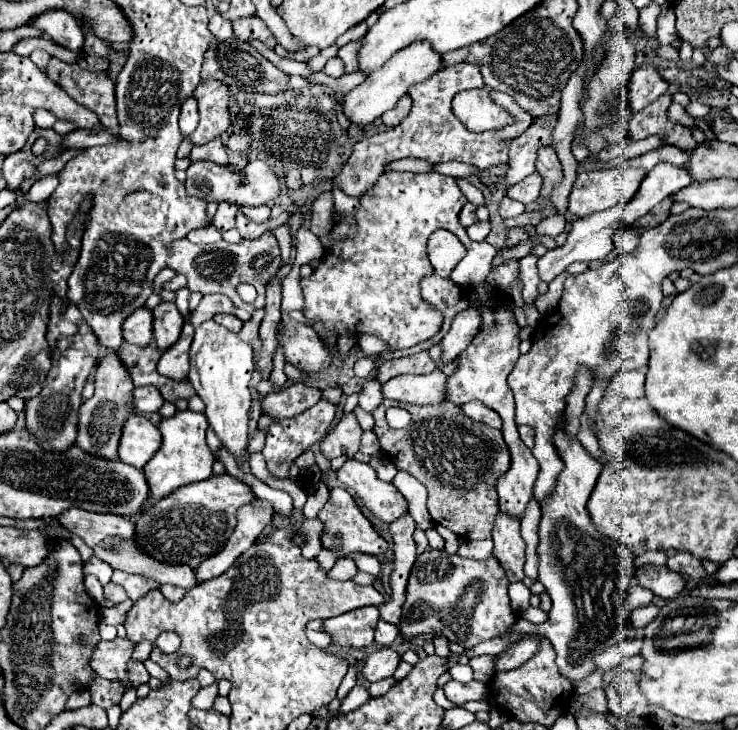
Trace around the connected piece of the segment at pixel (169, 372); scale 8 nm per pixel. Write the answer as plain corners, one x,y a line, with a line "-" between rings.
184,322
178,342
172,344
168,350
164,350
158,360
158,372
162,376
168,376
176,382
184,382
188,378
188,368
190,368
188,366
188,350
190,350
192,334
194,334
192,324

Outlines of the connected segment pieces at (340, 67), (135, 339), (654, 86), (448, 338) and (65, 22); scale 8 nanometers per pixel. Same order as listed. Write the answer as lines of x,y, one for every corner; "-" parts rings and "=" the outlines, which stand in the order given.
338,56
330,58
328,64
324,66
324,73
328,74
330,78
340,78
340,76
344,74
344,64
342,64
342,60
340,60
=
134,310
122,324
122,336
126,342
136,346
152,344
152,310
=
642,64
636,68
630,80
630,108
632,112
642,110
650,102
654,102
660,94
668,90
668,82
660,76
658,68
652,64
=
472,306
472,310
464,310
464,314
458,314
454,318
450,332
440,342
442,364
452,362
458,354
464,352
464,348
470,346
472,338
478,332
478,326
480,326
480,314
478,314
476,306
=
48,10
40,18
32,22
34,26
42,28
58,46
64,46
72,52
82,52
84,46
84,32
76,20
64,10

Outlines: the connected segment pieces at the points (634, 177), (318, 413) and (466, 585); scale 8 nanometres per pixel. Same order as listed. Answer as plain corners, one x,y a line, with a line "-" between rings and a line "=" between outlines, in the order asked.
618,166
618,168
610,168
610,170
598,170
598,172
578,174
578,180
574,182
572,192
570,192
568,212
584,218
584,216
590,216
594,212
614,208
618,204
626,204
638,192
640,182
644,180
644,176
646,176
644,168
632,168
632,166
=
320,398
318,404
314,404
312,408
304,410
302,414
294,416
294,418
284,418
280,422
274,422
268,430
266,436
266,446
264,446
264,458
266,458
266,468
274,474
274,478
288,478
288,470
292,466
292,462
304,452
308,450
312,444
316,444
320,438
324,438
324,434
330,430
332,420
336,414
336,406
332,402
328,402
326,398
=
444,550
424,552
418,556
418,560
412,566
400,632
406,640
412,636
420,636
420,634
444,634
450,642
456,642
464,648
474,648
476,644
484,640
490,640
490,638
496,638
508,632
516,624
518,616
514,614
510,606
508,586
510,586
510,580
506,578
504,568
492,556
488,560
468,560
456,554
450,556

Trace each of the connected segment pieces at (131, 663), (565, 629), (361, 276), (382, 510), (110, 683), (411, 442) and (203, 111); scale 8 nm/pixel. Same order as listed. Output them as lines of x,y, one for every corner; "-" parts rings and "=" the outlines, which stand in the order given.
130,659
127,663
128,682
130,686
138,688
138,686
148,683
150,675
147,672
143,662
=
566,416
560,418
552,436
564,470
556,478
554,490
540,504
542,518
538,524
538,580
552,598
552,608
544,624
526,622
524,634
546,636
556,650
556,664
572,684
584,680
594,670
592,658
614,644
622,642
628,632
628,610
622,594
634,578
634,556
624,546
616,546
604,538
588,518
584,506
592,486
602,470
602,464
592,458
580,440
566,434
=
384,172
378,182
364,192
360,198
360,206
354,214
356,220
356,236
346,240
336,240
332,246
326,248
320,264
312,270
308,278
300,278
304,308
302,314
308,318
308,324
320,334
322,340
340,338
340,336
358,336
358,334
374,334
378,336
390,352
412,348
434,334
440,332
444,316
420,296
420,280
434,272
428,254
426,254
426,240
434,230
446,228
448,232
456,234
466,248
466,256
458,262
452,270
450,280
458,286
478,286
486,280
496,250
488,242
472,242
466,236
464,226
458,220
462,206
468,202
466,196
460,192
456,178
444,176
438,172
=
350,458
336,476
346,488
356,492
366,508
372,508
380,522
390,524
408,512
408,500
396,490
394,484
378,480
370,464
=
96,676
90,686
88,692
92,696
92,704
100,706
100,708
110,708
114,704
118,704
126,692
126,686
118,680
106,680
=
384,400
378,408
372,410
374,416
374,434
378,436
382,452
388,456
388,460
398,468
414,478
418,478
426,490
428,490
428,512
434,520
434,524
442,524
448,530
452,530
462,540
484,540
490,538
490,530
496,518
496,506
498,506
498,494
496,494
496,478
508,470
510,454
506,448
506,442
502,438
502,432
490,426
484,426
482,422
476,422
472,418
466,418
464,412
452,404
442,402
442,406
408,406
402,404
400,408
406,408
412,416
412,422
402,428
394,430
386,422
386,410
390,406
400,406
400,402
=
202,80
194,98
198,102
200,124
192,132
192,146
202,146
214,138
220,138
230,128
230,110
228,110
228,86
218,80

